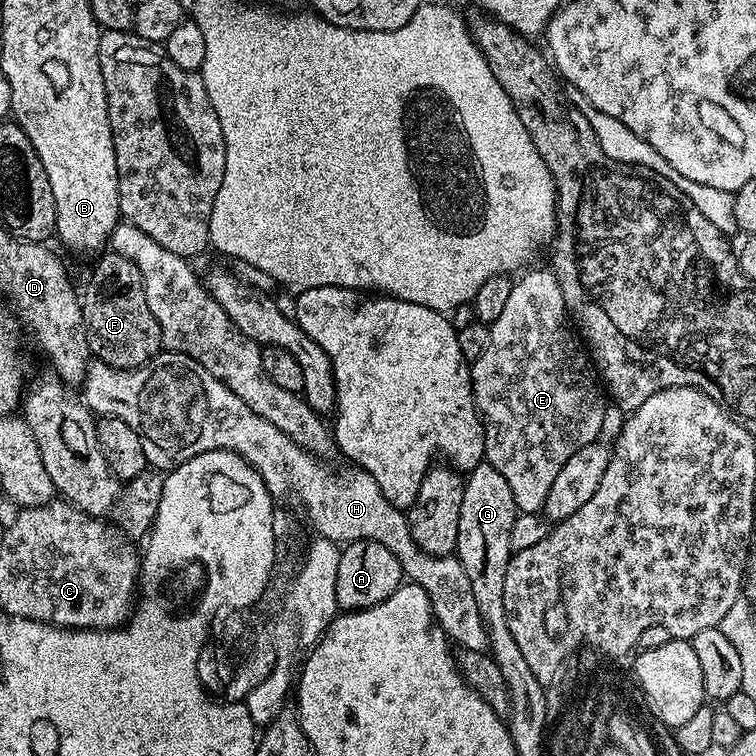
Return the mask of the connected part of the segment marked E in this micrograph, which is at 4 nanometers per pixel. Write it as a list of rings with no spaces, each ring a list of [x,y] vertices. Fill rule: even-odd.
[[[550,270],[527,272],[523,273],[525,276],[521,280],[517,279],[513,283],[506,307],[503,308],[499,318],[490,325],[490,346],[486,346],[486,350],[482,350],[482,354],[477,360],[471,361],[470,367],[476,408],[480,411],[481,420],[484,421],[484,460],[494,466],[498,470],[498,474],[502,474],[502,478],[506,478],[510,490],[514,490],[514,502],[520,512],[540,512],[546,502],[546,494],[550,494],[550,486],[554,482],[554,478],[558,478],[558,470],[562,470],[562,466],[566,466],[566,462],[570,462],[572,455],[578,450],[582,450],[582,446],[595,444],[600,440],[603,414],[606,413],[608,404],[605,389],[590,363],[589,353],[586,351],[585,345],[578,339],[577,333],[570,323],[568,310],[564,307],[562,290],[558,286],[558,278]]]

